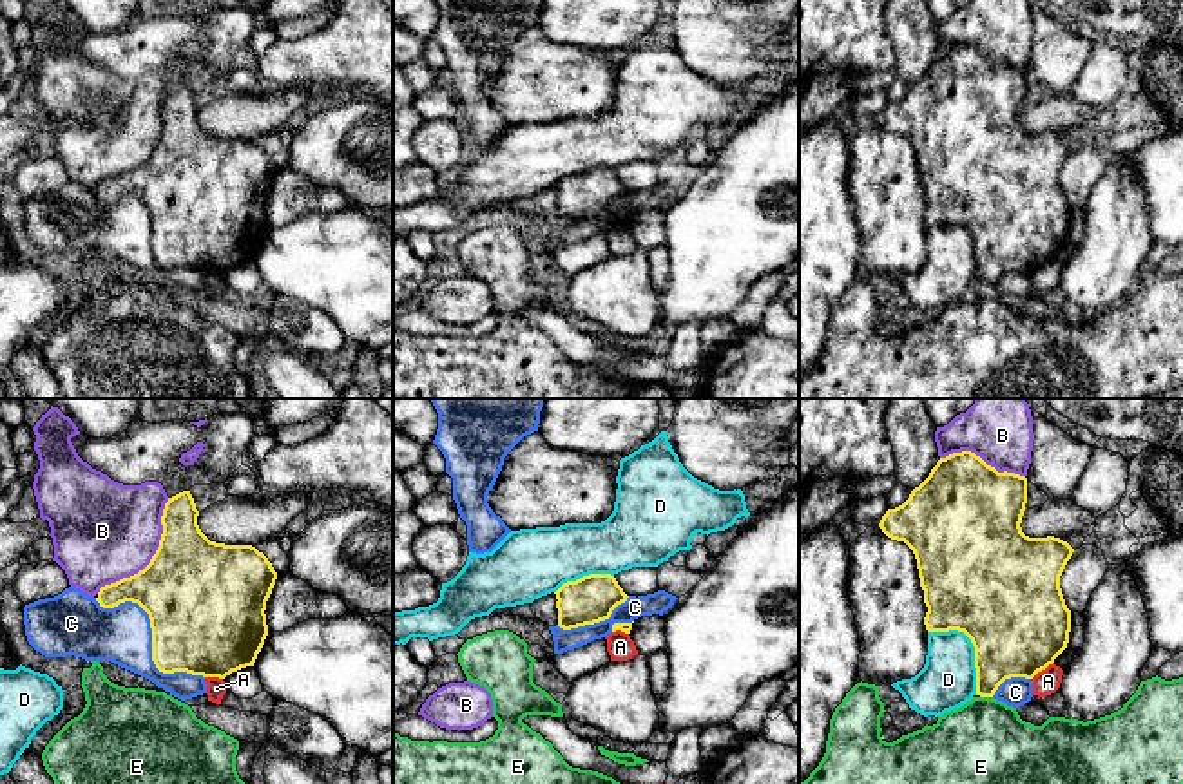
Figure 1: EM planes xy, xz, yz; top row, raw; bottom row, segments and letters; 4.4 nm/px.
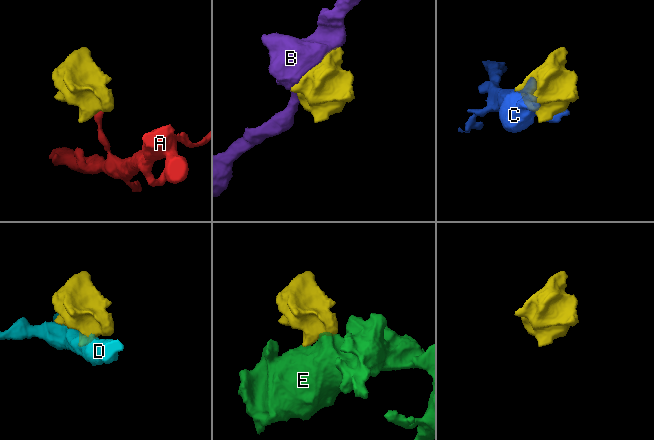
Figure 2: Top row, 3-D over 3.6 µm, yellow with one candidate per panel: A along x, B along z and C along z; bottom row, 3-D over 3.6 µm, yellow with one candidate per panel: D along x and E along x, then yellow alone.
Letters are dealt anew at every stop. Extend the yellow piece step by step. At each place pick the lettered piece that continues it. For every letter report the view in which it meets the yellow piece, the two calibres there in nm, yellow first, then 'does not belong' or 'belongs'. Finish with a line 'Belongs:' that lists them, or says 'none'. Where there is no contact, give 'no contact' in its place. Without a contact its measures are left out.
A: yz | 460/110 nm | does not belong
B: xy | 480/460 nm | does not belong
C: xy | 480/260 nm | does not belong
D: yz | 480/260 nm | does not belong
E: yz | 280/380 nm | belongs
Belongs: E

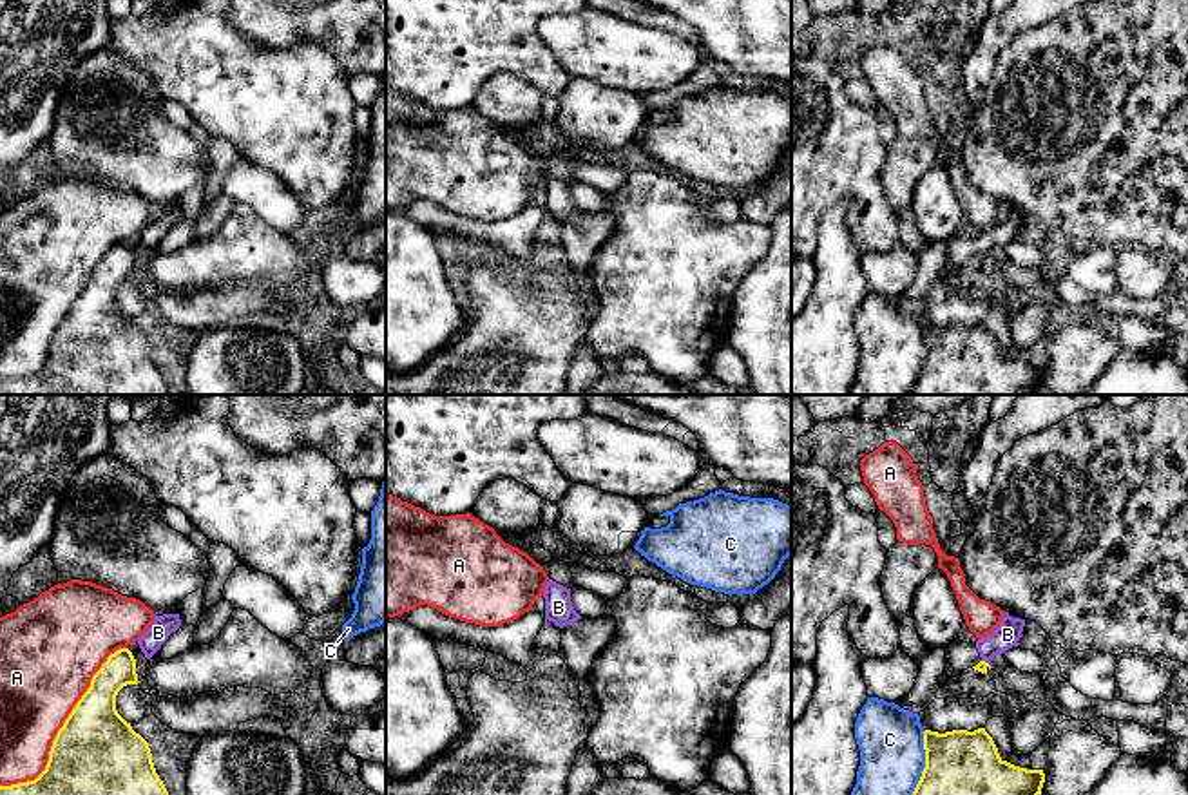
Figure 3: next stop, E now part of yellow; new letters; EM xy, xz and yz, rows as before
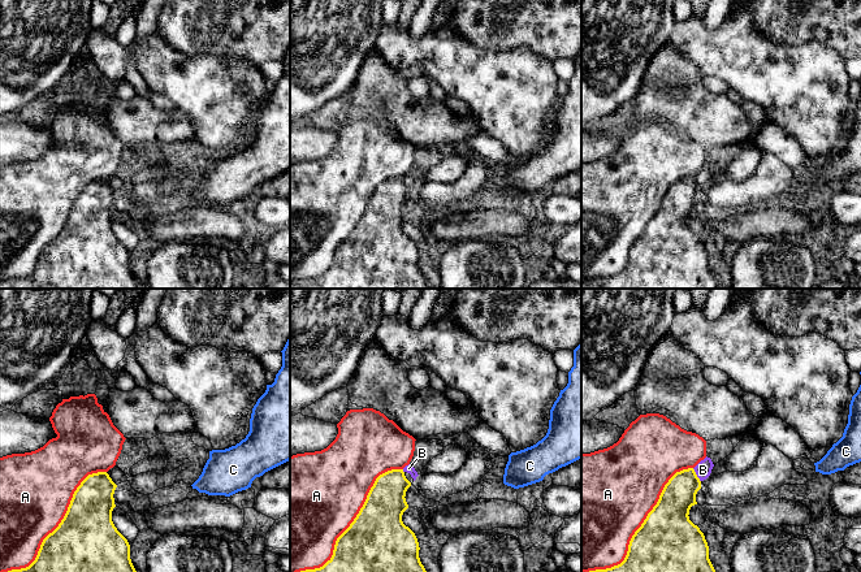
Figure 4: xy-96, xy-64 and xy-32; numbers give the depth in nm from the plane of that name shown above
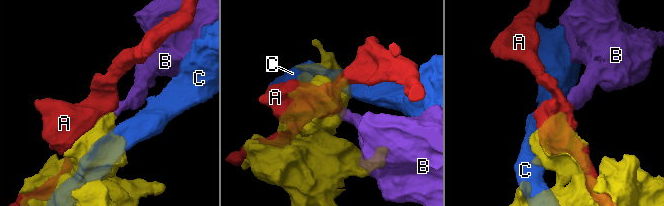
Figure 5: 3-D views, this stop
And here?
A: xy | 380/380 nm | does not belong
B: yz | 50/110 nm | does not belong
C: yz | 280/280 nm | does not belong
Belongs: none

